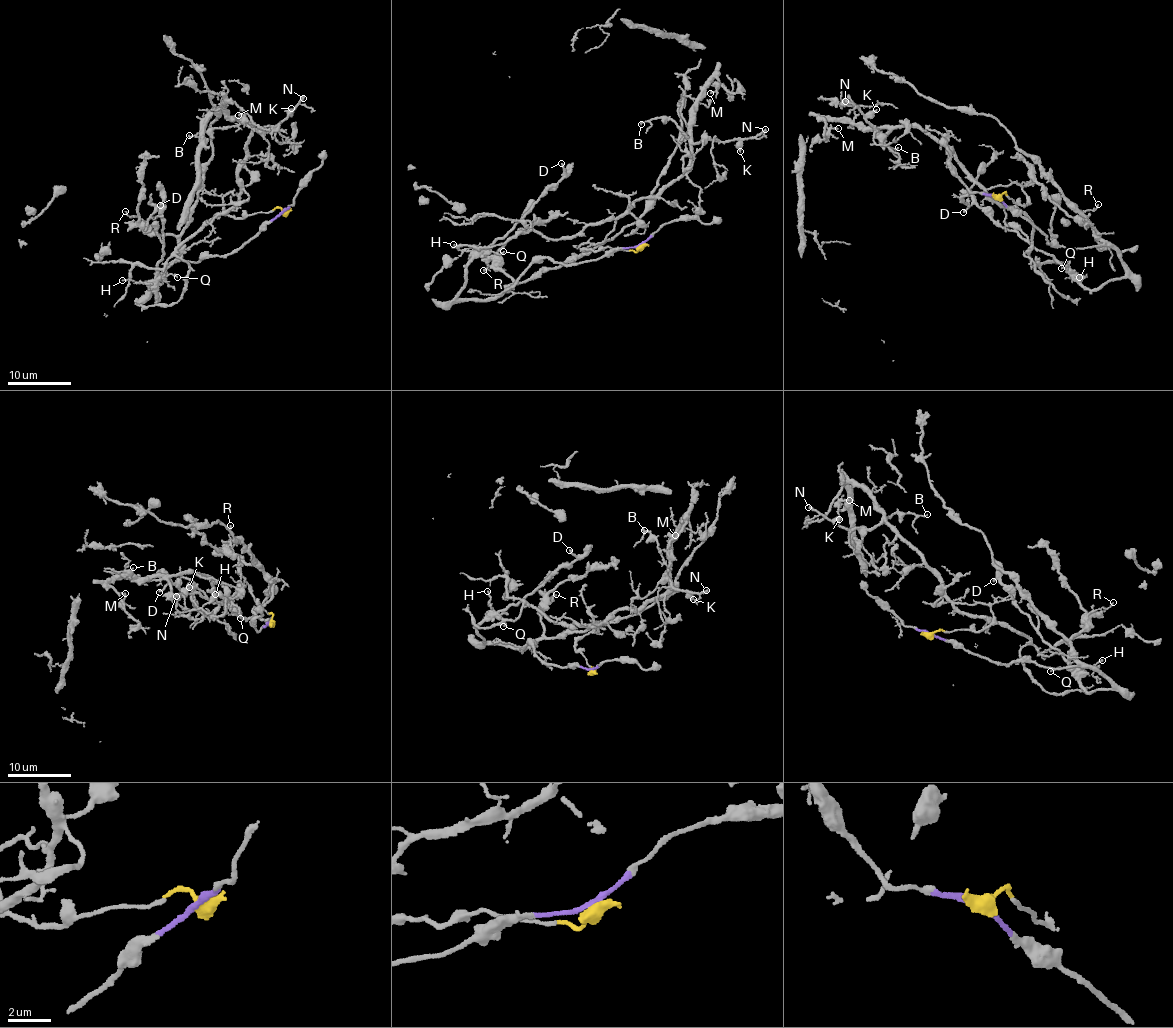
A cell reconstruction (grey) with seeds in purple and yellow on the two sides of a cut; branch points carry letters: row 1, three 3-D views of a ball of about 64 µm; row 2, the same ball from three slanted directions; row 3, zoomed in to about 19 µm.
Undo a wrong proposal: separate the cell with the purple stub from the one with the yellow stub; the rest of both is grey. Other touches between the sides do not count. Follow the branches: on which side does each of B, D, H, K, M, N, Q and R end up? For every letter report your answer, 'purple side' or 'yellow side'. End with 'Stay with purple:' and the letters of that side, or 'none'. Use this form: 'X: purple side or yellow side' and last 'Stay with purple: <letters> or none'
B: yellow side
D: purple side
H: purple side
K: yellow side
M: yellow side
N: yellow side
Q: purple side
R: purple side
Stay with purple: D, H, Q, R

